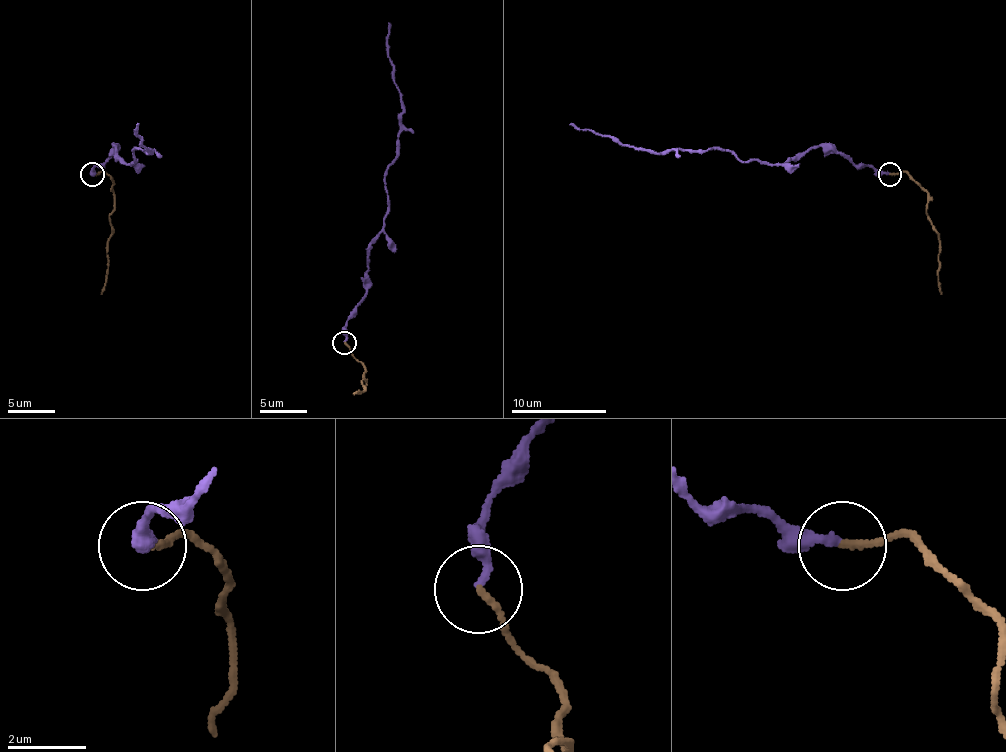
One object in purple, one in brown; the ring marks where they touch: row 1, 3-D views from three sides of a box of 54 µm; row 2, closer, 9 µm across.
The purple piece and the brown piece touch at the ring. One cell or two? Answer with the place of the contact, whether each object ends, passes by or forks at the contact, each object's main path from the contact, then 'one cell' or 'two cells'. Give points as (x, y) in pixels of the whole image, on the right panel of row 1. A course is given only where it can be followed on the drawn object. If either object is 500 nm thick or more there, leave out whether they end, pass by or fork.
place (889, 174); purple ends; brown ends; course purple (889, 174), (858, 166), (820, 145), (763, 164), (740, 162), (728, 150), (647, 152), (569, 124); course brown (889, 174), (903, 171), (927, 193), (927, 214), (939, 235), (941, 294); two cells

